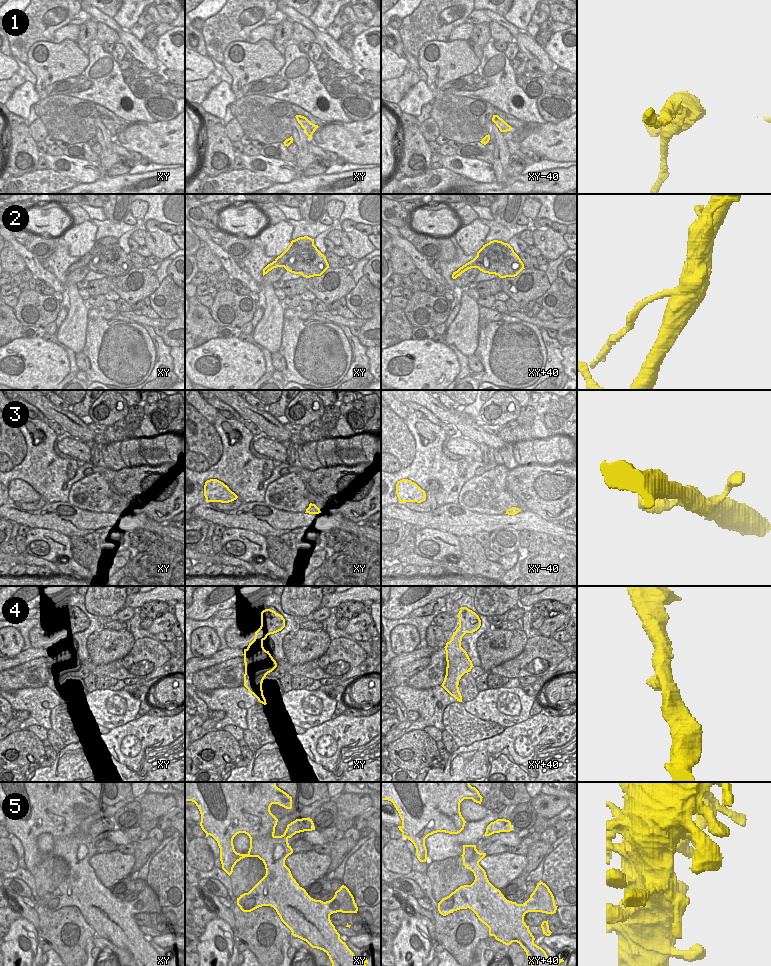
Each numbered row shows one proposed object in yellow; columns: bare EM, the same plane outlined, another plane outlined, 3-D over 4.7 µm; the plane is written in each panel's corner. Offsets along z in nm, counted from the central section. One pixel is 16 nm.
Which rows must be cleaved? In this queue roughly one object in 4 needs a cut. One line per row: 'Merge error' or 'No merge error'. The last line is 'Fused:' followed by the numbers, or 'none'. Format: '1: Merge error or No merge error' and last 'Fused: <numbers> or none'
1: No merge error
2: Merge error
3: No merge error
4: No merge error
5: No merge error
Fused: 2

